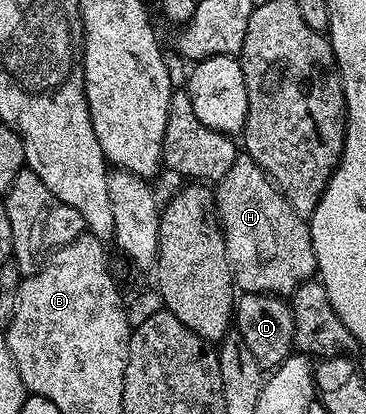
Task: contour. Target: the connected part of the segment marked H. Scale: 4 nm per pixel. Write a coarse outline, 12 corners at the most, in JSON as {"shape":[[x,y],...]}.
{"shape":[[245,153],[215,210],[240,292],[316,274],[308,220]]}

